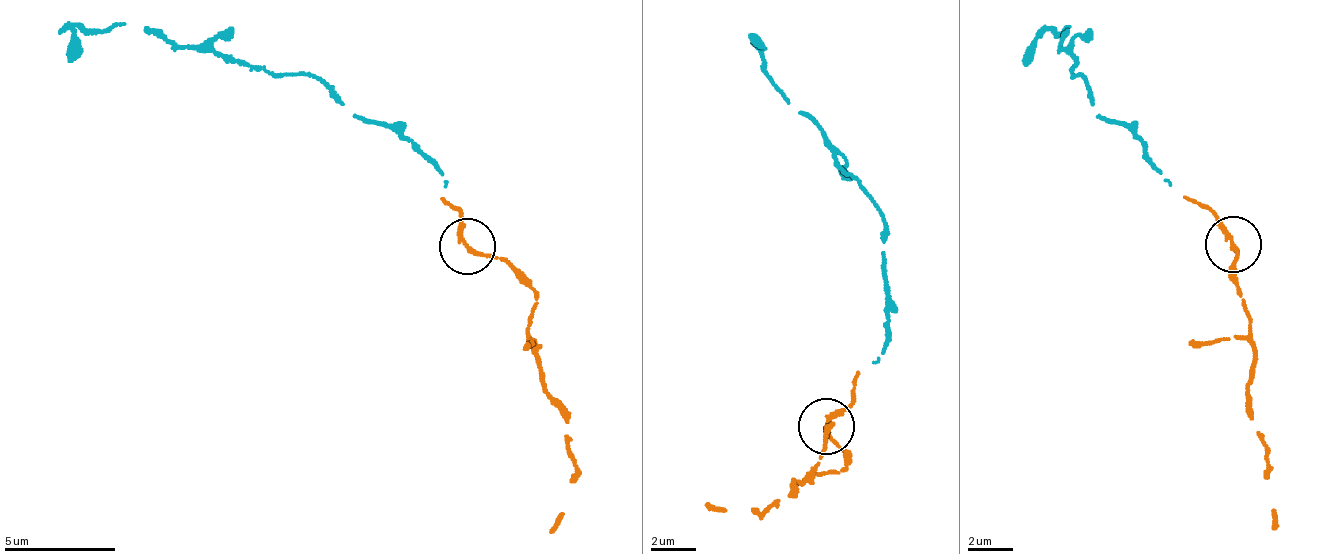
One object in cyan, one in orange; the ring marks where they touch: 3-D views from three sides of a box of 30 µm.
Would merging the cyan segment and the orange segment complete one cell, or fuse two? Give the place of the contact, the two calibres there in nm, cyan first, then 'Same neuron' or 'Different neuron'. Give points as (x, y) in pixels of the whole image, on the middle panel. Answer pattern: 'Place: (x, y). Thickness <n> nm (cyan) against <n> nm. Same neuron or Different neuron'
Place: (826, 426). Thickness 20 nm (cyan) against 180 nm. Same neuron

